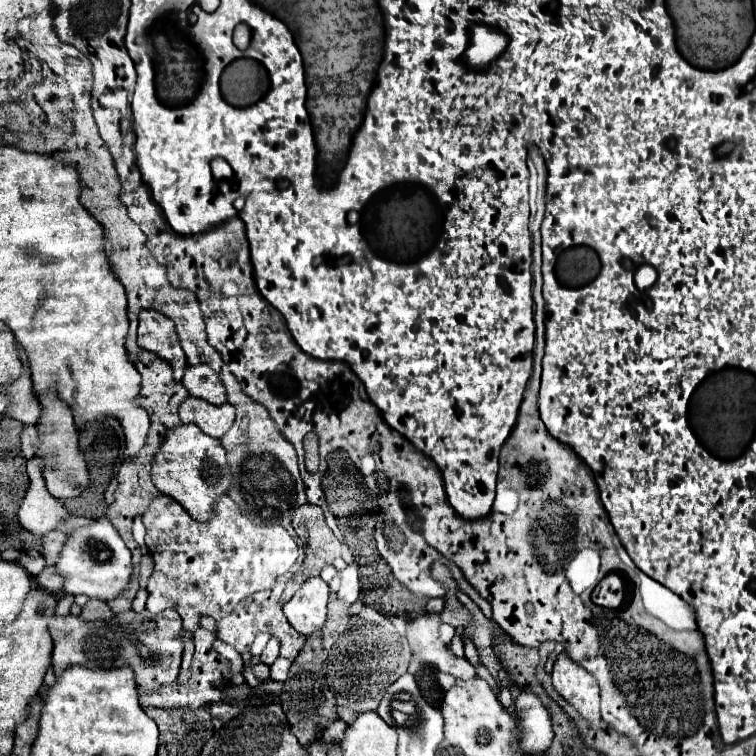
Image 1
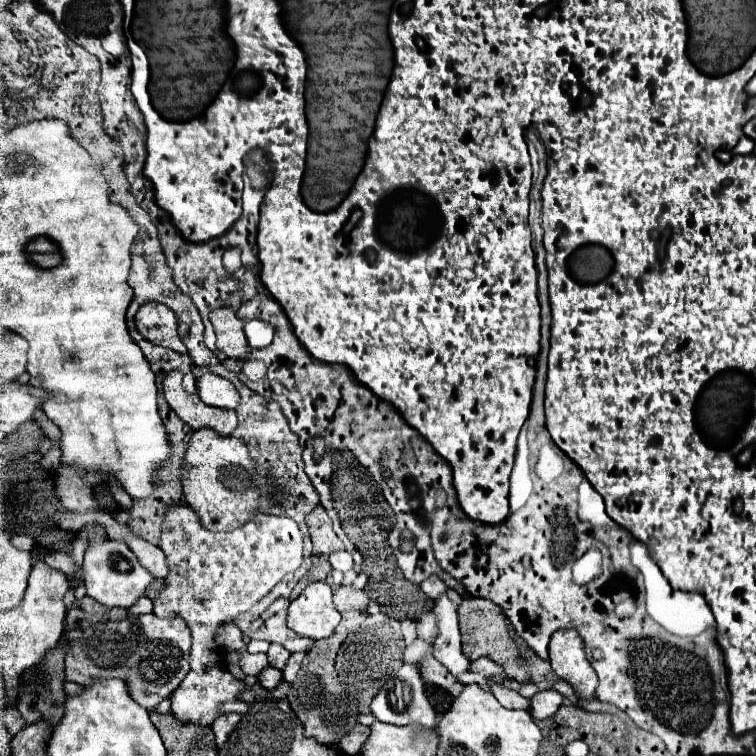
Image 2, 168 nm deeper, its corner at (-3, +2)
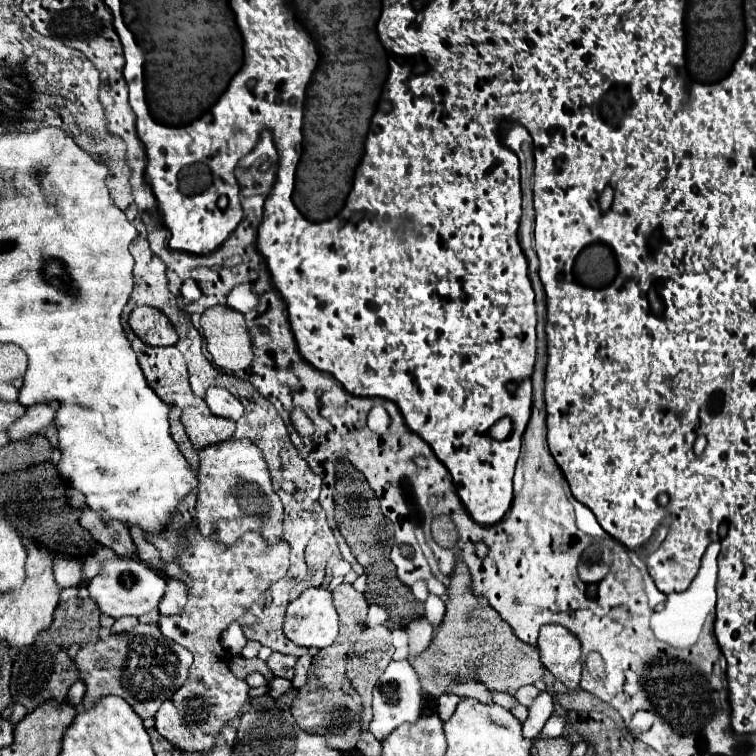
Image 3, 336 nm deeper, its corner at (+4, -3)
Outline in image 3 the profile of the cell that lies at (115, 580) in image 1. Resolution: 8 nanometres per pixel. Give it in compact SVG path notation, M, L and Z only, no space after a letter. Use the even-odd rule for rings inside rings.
M115 557L105 561L103 569L99 575L95 575L89 581L89 595L99 603L101 613L113 617L113 619L121 619L125 615L133 615L133 617L141 617L145 613L149 613L151 609L157 609L161 597L165 595L165 577L155 571L149 565L143 565L137 559L125 559L125 557ZM129 573L129 575L125 575ZM125 577L131 577L131 583L125 583Z

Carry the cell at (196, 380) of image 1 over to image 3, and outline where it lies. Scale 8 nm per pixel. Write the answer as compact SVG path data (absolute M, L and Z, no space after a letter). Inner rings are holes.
M209 387L205 393L205 401L217 417L237 421L245 413L243 405L227 389L221 389L221 387Z

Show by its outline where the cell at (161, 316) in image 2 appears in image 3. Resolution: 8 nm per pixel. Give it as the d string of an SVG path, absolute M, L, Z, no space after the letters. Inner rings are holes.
M135 307L129 325L133 333L151 347L169 347L177 343L177 331L171 321L153 307Z

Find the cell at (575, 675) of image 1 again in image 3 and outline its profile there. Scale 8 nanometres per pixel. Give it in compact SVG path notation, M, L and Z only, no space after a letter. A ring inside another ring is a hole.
M543 625L537 639L541 663L567 689L577 689L581 681L581 641L563 625Z

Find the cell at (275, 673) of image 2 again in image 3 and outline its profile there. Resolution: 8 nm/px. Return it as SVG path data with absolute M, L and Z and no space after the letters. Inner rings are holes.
M275 677L275 679L269 683L269 695L271 695L273 699L279 699L279 697L285 695L289 689L291 689L291 681L289 681L289 679L279 679L279 677Z

